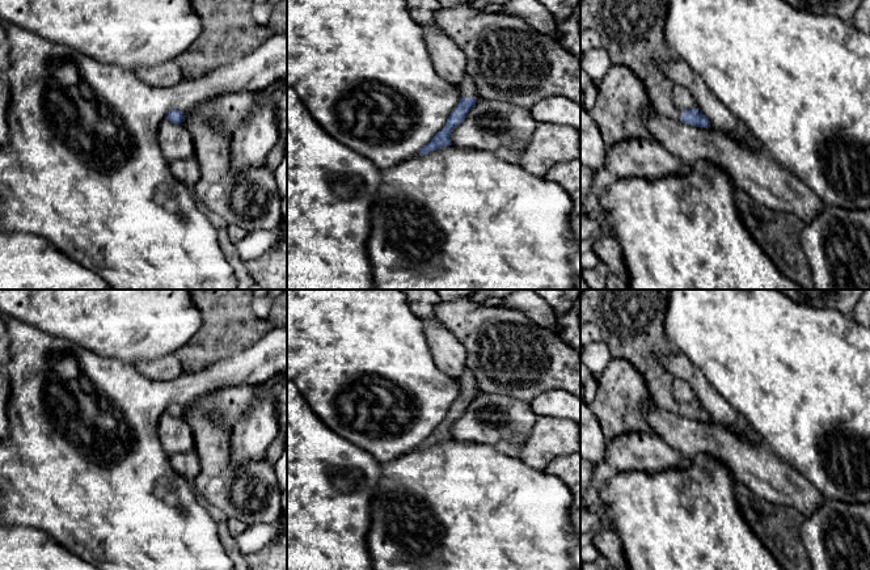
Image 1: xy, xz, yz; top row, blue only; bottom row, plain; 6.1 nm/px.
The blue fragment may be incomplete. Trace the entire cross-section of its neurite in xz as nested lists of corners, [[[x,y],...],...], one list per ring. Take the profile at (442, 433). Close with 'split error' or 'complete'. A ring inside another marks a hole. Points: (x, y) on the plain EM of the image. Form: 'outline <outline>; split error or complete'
outline [[[466,367],[460,377],[460,385],[463,392],[457,401],[451,406],[448,414],[442,425],[439,425],[430,436],[427,436],[419,446],[419,448],[427,448],[428,446],[451,439],[451,426],[465,413],[468,406],[476,401],[476,377],[473,372]]]; split error

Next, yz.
outline [[[580,290],[580,322],[596,325],[612,358],[630,363],[645,379],[656,406],[683,417],[709,422],[709,413],[697,402],[679,404],[672,396],[673,376],[662,366],[662,359],[679,354],[667,339],[664,317],[670,290]]]; split error

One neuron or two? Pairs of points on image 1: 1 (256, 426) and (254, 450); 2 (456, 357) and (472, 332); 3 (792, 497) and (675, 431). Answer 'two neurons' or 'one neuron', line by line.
1: one neuron
2: two neurons
3: one neuron

